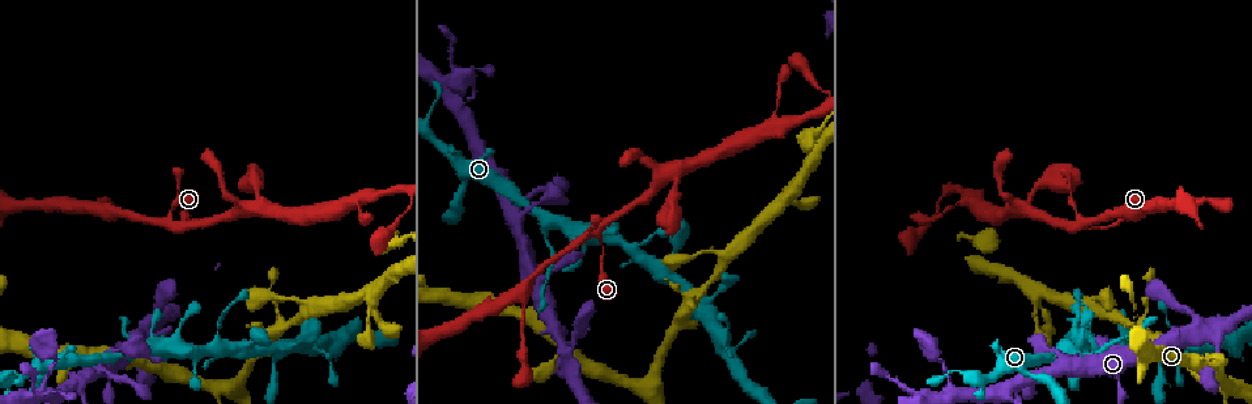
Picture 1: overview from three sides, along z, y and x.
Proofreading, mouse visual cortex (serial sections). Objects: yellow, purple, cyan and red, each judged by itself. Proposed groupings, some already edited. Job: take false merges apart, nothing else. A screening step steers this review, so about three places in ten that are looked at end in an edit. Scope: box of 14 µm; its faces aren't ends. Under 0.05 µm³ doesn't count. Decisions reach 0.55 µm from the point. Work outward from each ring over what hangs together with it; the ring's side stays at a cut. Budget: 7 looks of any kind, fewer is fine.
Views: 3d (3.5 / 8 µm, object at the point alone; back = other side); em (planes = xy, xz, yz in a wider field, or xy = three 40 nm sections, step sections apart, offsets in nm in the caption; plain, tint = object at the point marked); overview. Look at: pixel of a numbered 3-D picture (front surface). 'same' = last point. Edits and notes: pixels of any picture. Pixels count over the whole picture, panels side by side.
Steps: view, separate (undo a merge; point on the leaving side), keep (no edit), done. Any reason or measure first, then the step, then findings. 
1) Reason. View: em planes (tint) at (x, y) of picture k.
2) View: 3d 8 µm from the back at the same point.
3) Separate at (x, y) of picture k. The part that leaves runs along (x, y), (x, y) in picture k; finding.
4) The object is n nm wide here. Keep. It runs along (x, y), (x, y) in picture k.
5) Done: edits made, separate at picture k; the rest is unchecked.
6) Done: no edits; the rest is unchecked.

Thin arm on a thick one. View: 3d 3.5 µm from the back at (543, 229) of picture 1.

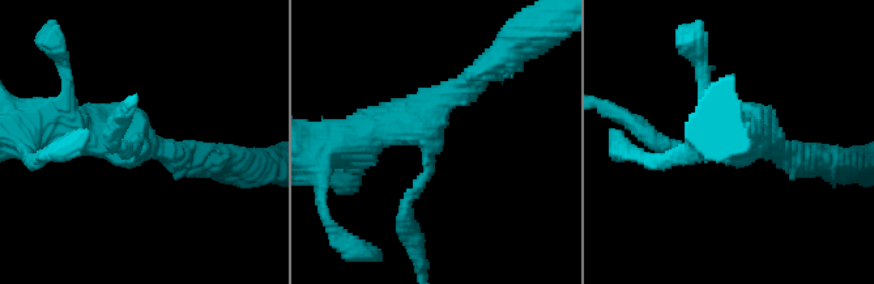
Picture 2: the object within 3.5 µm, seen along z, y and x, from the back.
3 arms meet here; the arms are 150, 300, 500 nm wide. View: em xy step 3 (tint) at (137, 149) of picture 2.

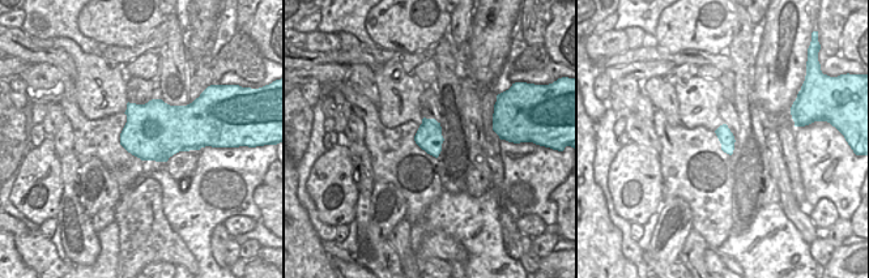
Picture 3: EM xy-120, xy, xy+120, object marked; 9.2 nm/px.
Keep. It runs along (486, 70), (418, 121), (333, 144) in picture 2; continuous, no second cell.

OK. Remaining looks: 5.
Narrows sharply. View: 3d 3.5 µm at (599, 234) of picture 1.

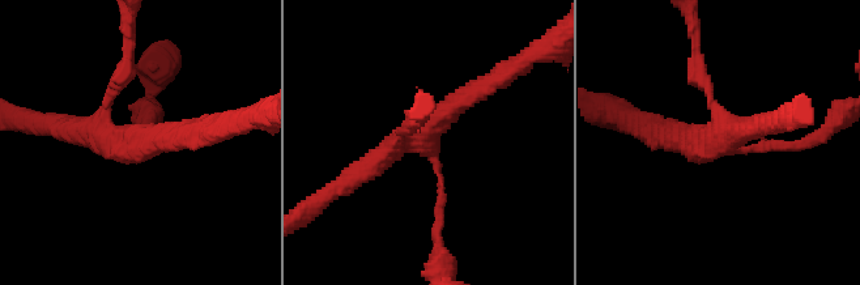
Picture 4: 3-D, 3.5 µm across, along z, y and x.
4 arms meet here; the arms are 150, 150, 250, 300 nm wide. View: em xy step 3 (tint) at (720, 144) of picture 4.

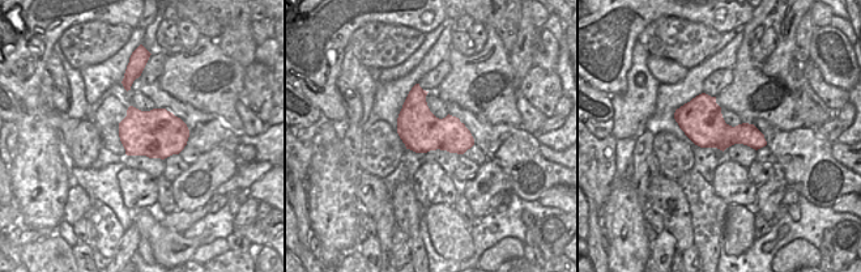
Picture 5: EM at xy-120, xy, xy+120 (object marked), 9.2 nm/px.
Keep. It runs along (438, 221), (430, 124), (486, 84) in picture 4; one cell here.

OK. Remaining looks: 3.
Looks like a crossing. View: 3d 8 µm at (246, 208) of picture 1.

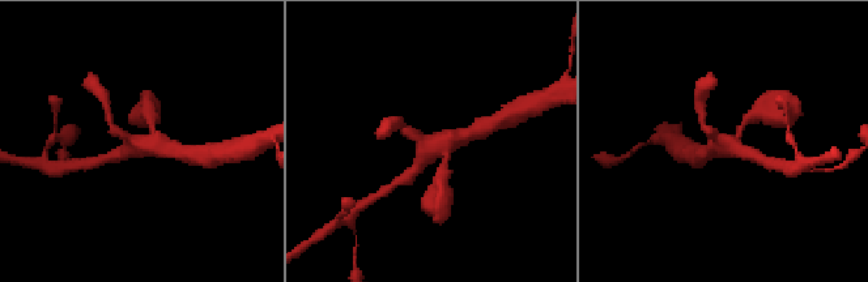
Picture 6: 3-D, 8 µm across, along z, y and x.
4 arms meet here; the arms are 200, 200, 350, 450 nm wide; need the tissue. View: em planes (tint) at (730, 146) of picture 6.

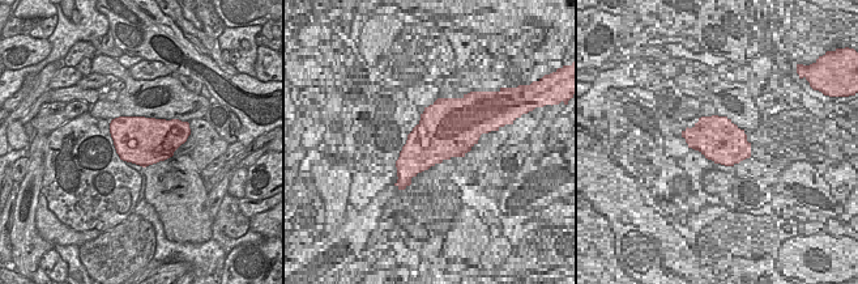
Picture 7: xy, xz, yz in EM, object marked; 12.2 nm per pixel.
Keep. Continuous, no second cell.

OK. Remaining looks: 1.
Done: no edits; the rest is unchecked.

